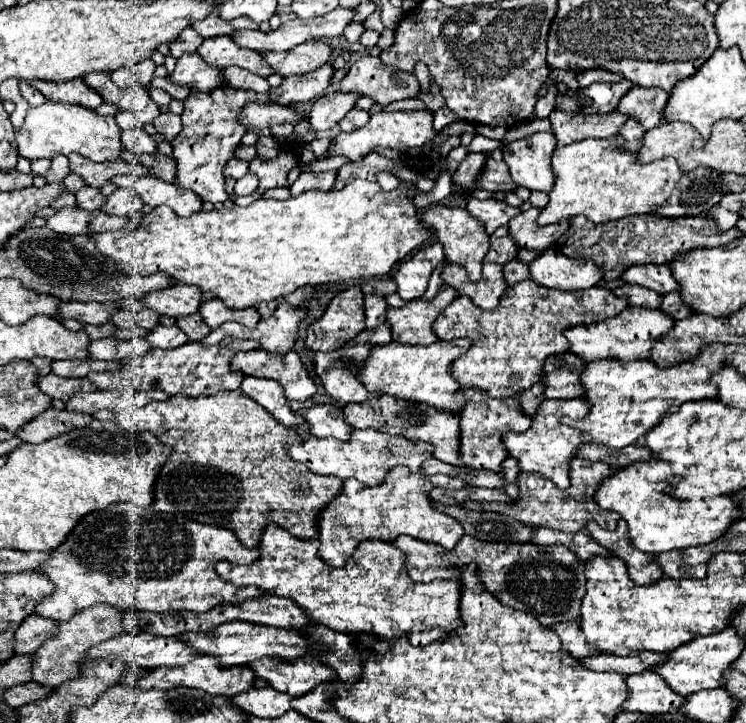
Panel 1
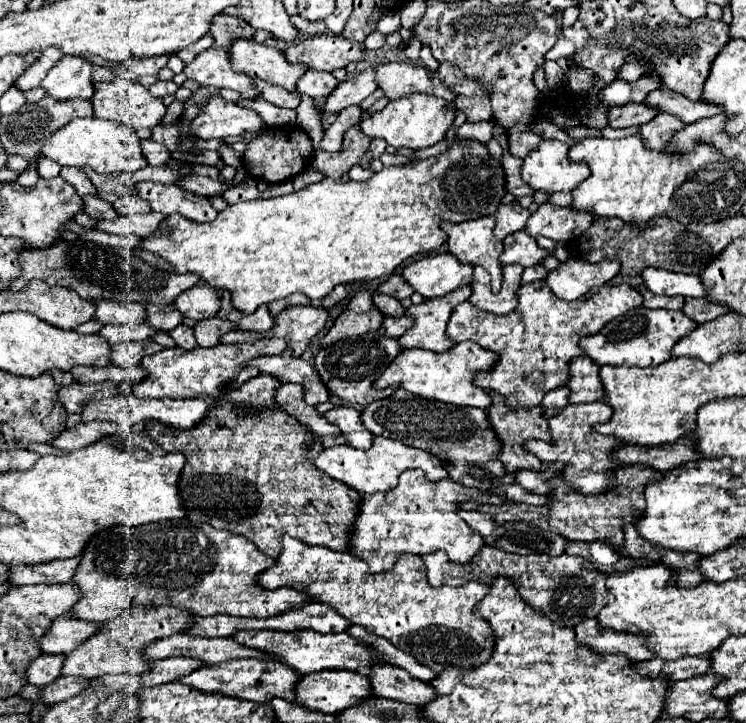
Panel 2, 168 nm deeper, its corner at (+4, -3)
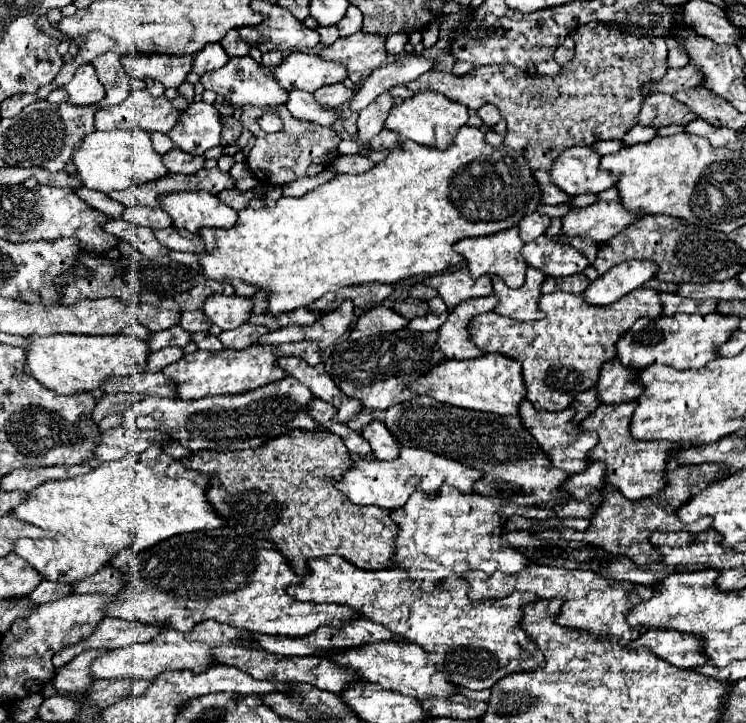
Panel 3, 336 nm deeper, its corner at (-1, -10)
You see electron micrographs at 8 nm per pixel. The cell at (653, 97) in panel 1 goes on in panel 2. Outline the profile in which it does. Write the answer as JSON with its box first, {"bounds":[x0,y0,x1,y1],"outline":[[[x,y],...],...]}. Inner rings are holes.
{"bounds":[644,88,720,124],"outline":[[[656,88],[654,92],[650,92],[650,96],[646,96],[644,104],[650,104],[650,108],[658,108],[660,112],[676,116],[684,124],[714,116],[720,112],[718,106],[704,104],[704,102],[692,102],[686,96],[680,96],[668,88]]]}

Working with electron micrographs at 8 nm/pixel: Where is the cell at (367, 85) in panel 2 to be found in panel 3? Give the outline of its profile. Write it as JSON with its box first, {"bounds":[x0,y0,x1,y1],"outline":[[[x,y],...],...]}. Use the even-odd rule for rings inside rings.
{"bounds":[351,57,435,111],"outline":[[[403,57],[397,61],[391,61],[379,69],[375,69],[357,89],[355,99],[351,101],[351,111],[361,111],[363,107],[367,107],[377,95],[389,91],[395,85],[401,83],[409,83],[413,79],[417,79],[419,75],[431,71],[435,67],[435,63],[431,59],[425,57]]]}

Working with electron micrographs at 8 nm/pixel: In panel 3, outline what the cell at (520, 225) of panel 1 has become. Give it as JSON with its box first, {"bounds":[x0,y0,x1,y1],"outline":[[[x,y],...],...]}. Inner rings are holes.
{"bounds":[563,201,643,243],"outline":[[[599,201],[585,209],[573,209],[563,217],[563,233],[571,237],[589,237],[597,243],[605,243],[625,227],[641,219],[643,215],[629,215],[629,211],[619,201]]]}

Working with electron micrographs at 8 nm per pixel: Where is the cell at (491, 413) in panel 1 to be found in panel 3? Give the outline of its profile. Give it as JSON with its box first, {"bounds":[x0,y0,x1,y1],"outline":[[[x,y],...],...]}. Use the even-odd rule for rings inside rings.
{"bounds":[519,399,599,475],"outline":[[[525,399],[519,407],[519,413],[521,413],[523,425],[537,439],[541,449],[549,455],[553,467],[559,467],[559,469],[567,471],[569,475],[575,475],[575,473],[581,473],[589,465],[587,455],[589,455],[591,447],[595,447],[595,443],[599,443],[599,435],[595,435],[595,431],[579,431],[579,425],[571,423],[571,415],[575,415],[575,411],[571,411],[571,407],[563,409],[563,411],[537,411]]]}

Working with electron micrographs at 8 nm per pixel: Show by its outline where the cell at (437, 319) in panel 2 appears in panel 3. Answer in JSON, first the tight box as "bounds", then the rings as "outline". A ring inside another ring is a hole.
{"bounds":[437,295,499,361],"outline":[[[495,295],[467,299],[449,313],[447,321],[439,327],[439,339],[437,339],[437,345],[447,355],[447,359],[463,361],[463,359],[475,359],[483,355],[483,351],[479,351],[479,347],[471,341],[467,325],[475,315],[493,311],[497,301],[499,299]]]}

